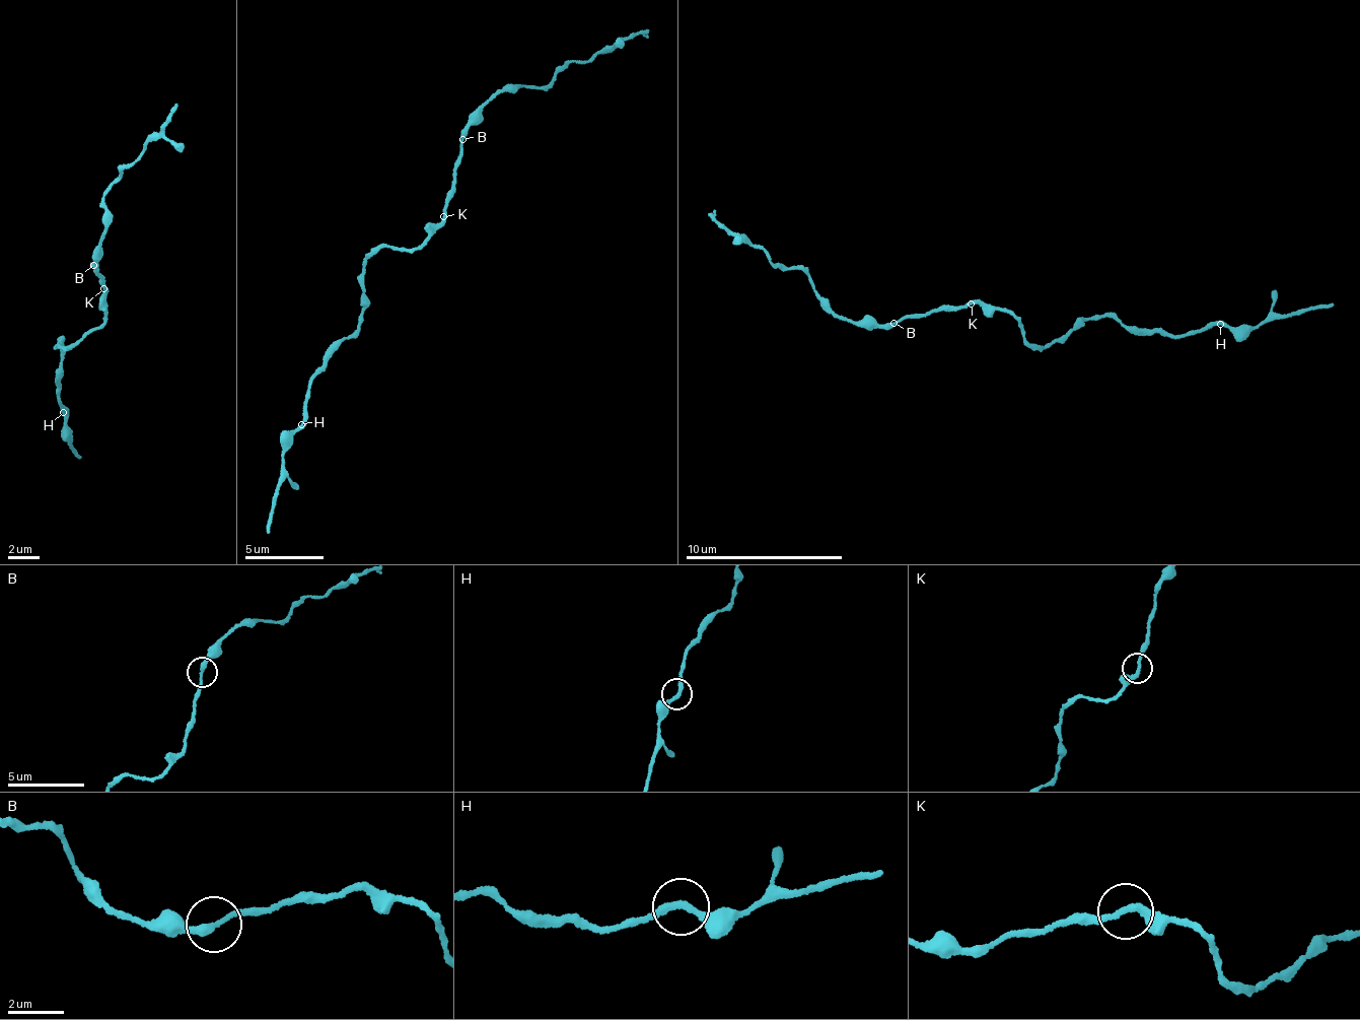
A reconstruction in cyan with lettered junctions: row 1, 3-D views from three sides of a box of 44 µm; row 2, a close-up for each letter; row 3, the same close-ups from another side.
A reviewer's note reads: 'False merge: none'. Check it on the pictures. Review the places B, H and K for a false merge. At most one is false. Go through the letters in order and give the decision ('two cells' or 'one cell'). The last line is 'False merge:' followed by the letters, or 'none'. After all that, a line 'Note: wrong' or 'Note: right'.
B: one cell
H: one cell
K: one cell
False merge: none
Note: right

